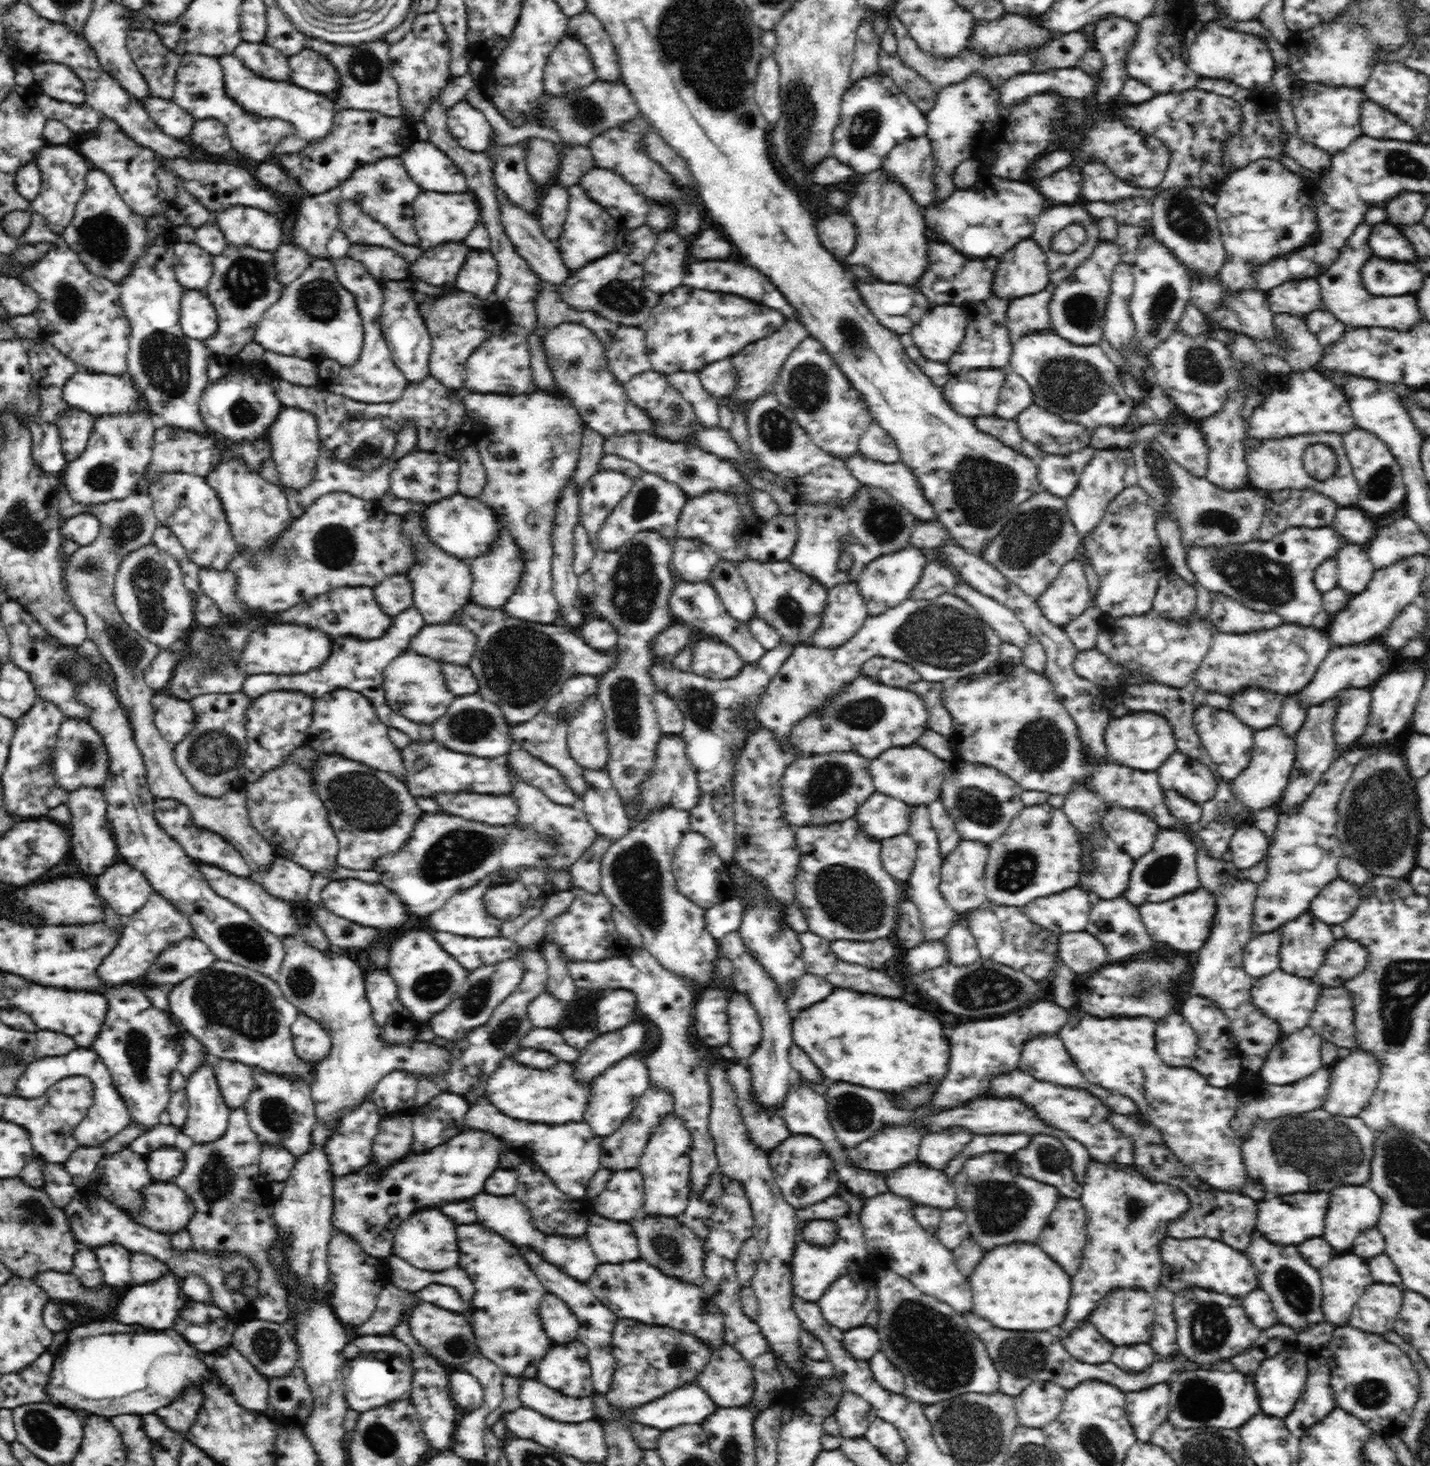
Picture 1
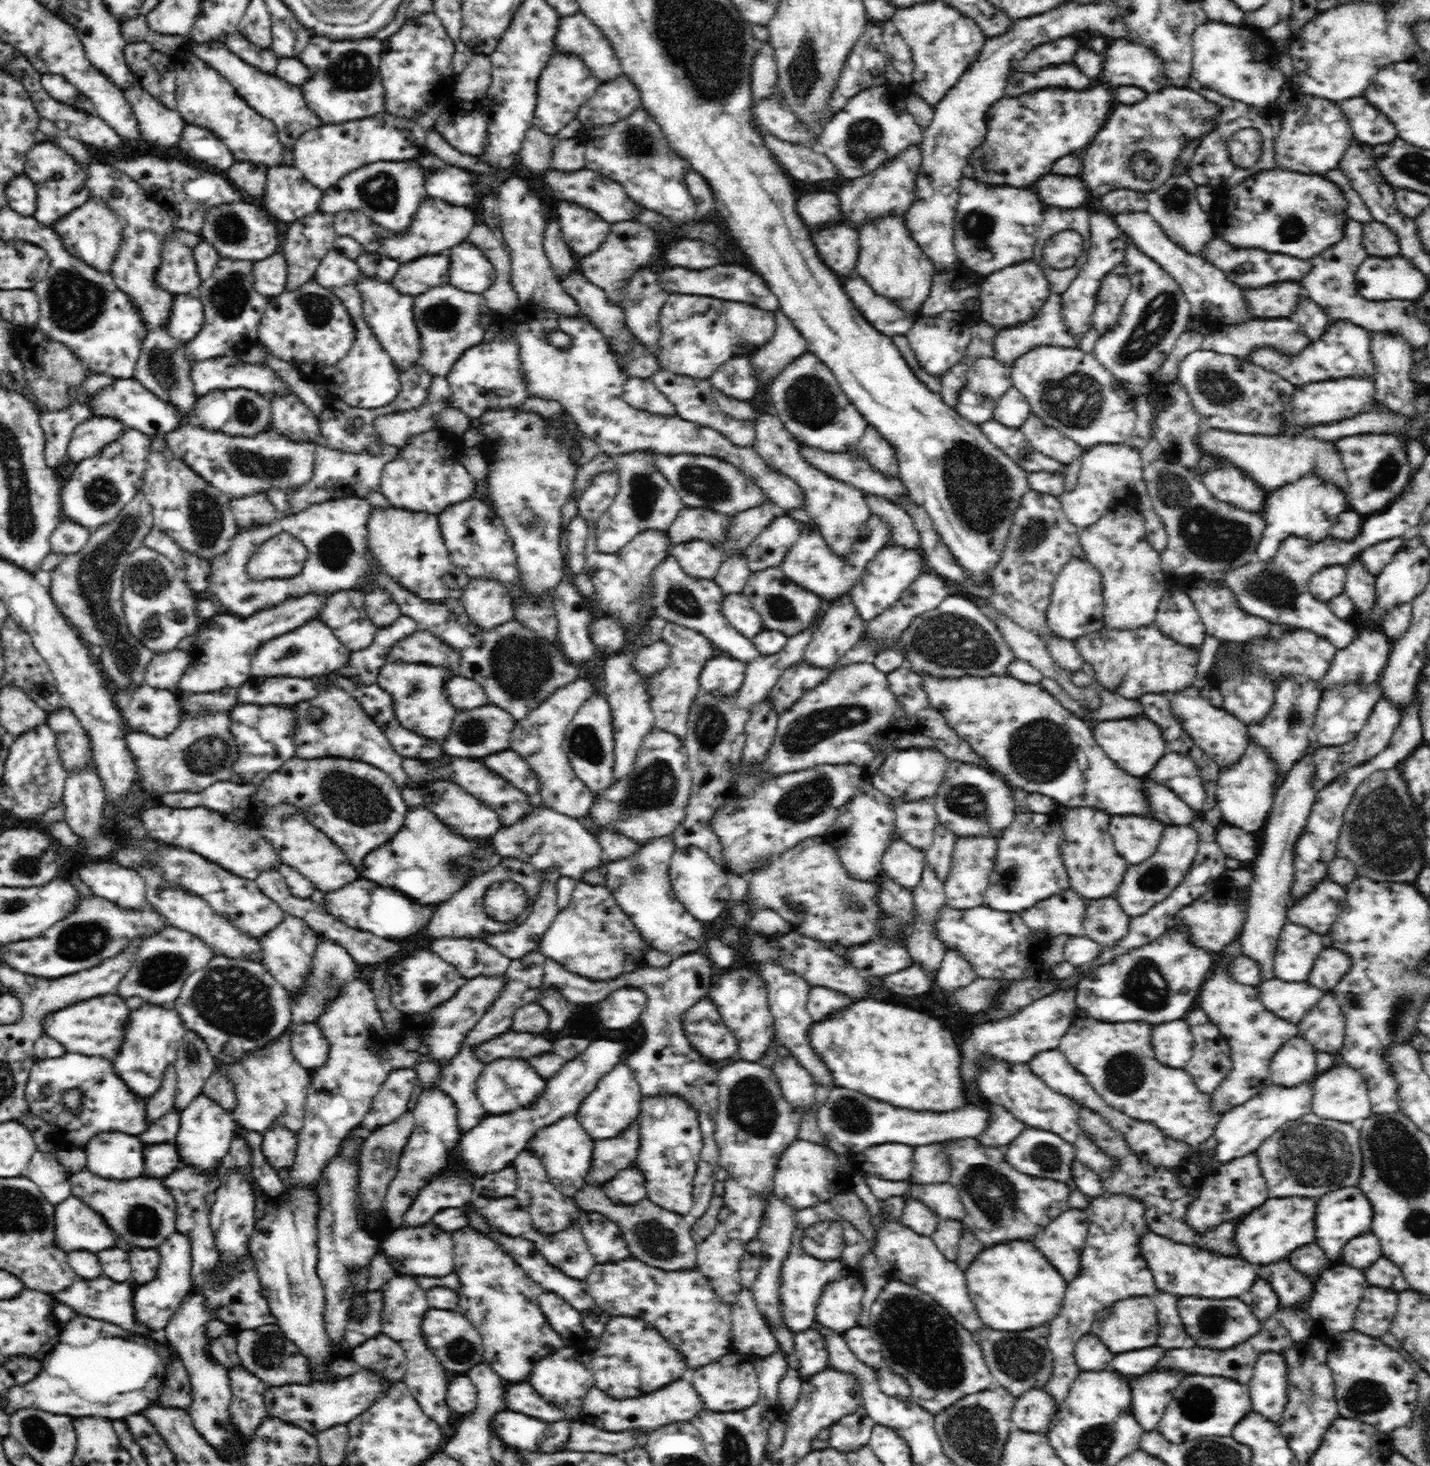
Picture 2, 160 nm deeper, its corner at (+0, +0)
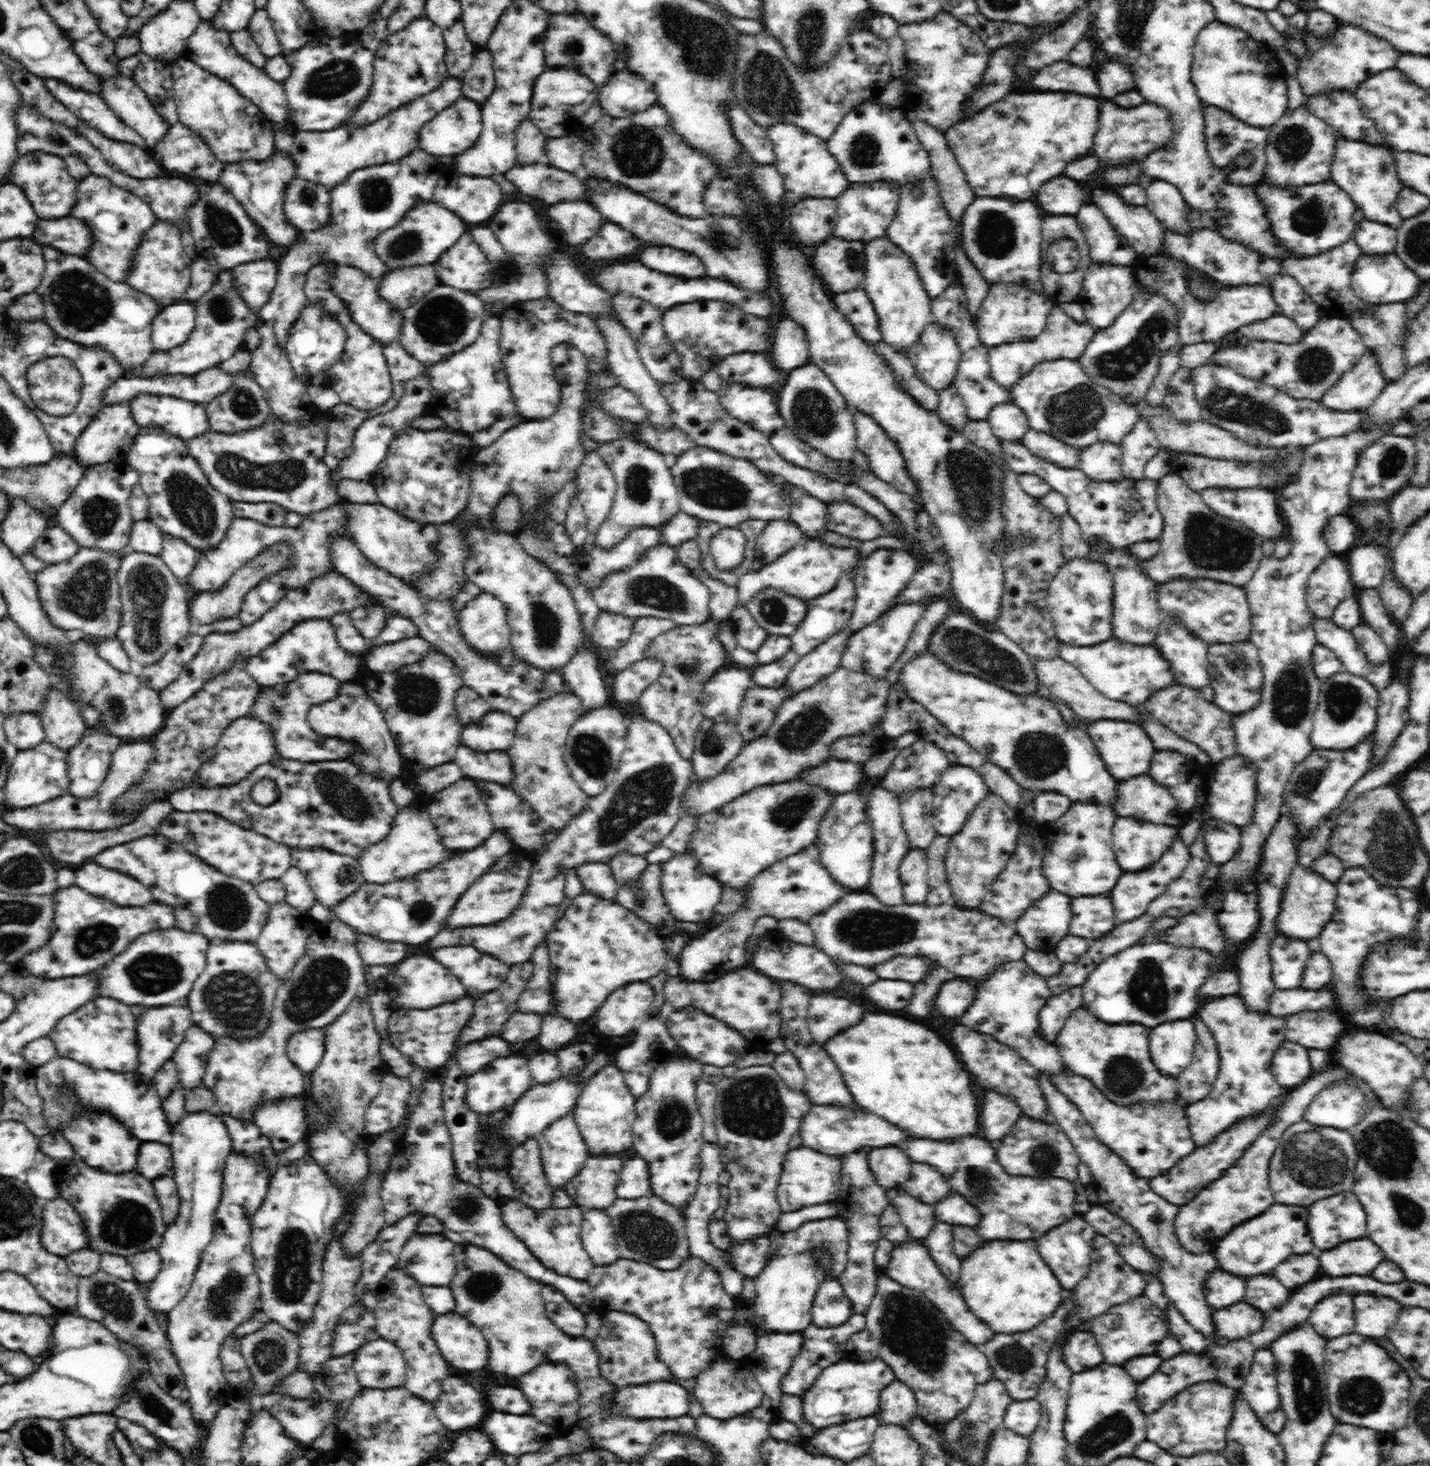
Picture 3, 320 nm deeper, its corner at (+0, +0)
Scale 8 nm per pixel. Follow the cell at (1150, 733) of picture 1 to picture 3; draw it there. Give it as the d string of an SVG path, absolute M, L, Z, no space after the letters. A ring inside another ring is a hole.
M1104 718L1086 724L1086 731L1088 734L1092 734L1092 742L1096 742L1094 744L1096 751L1098 751L1112 777L1123 781L1147 774L1152 756L1154 756L1157 748L1138 724Z

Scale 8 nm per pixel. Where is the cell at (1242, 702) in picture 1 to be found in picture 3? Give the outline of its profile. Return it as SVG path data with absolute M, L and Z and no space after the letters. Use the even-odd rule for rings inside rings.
M1250 642L1216 643L1208 648L1209 685L1214 689L1213 702L1229 714L1244 713L1260 705L1263 686L1262 664L1258 649Z

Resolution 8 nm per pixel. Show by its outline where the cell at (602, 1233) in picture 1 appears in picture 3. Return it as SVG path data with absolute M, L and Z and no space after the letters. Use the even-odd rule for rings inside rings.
M583 1211L581 1239L594 1266L608 1265L619 1259L615 1230L605 1211Z

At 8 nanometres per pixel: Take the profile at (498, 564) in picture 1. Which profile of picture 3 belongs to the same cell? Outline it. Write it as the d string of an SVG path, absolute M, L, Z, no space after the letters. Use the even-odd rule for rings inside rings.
M482 592L457 612L458 629L482 657L500 657L511 648L511 630L502 601Z

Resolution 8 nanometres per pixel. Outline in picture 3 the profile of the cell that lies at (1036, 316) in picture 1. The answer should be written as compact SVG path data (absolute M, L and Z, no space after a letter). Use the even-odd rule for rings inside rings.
M1058 303L1050 310L1045 329L1034 338L1026 338L1012 343L1002 343L1000 346L992 347L989 350L989 366L993 380L999 382L999 386L1007 392L1012 392L1012 388L1022 376L1034 370L1040 362L1052 362L1052 360L1080 359L1086 345L1094 338L1098 331L1089 322L1078 322L1064 310L1060 309Z

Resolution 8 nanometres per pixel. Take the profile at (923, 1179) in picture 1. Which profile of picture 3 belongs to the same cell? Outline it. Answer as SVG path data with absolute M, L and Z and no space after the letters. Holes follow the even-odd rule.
M950 1194L933 1206L938 1221L951 1225L976 1226L980 1222L980 1210L960 1194Z

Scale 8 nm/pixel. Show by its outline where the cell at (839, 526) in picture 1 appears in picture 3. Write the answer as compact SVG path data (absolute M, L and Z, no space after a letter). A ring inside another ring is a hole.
M804 537L795 547L778 557L772 564L759 565L740 576L737 582L736 605L745 607L754 596L765 589L778 589L792 597L810 601L830 592L844 572L859 566L863 555L851 549L838 549L818 539Z

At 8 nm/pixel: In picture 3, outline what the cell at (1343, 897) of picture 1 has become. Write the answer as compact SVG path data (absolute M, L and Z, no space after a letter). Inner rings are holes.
M1303 865L1294 866L1280 906L1280 913L1276 921L1276 931L1292 939L1304 939L1304 941L1317 938L1324 926L1332 921L1336 911L1336 886L1314 873Z

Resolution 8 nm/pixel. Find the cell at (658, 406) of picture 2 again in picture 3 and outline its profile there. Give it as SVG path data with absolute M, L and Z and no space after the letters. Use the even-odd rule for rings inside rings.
M615 386L603 390L601 404L612 417L628 419L631 422L642 422L643 418L647 418L647 410L640 405L639 398L623 387Z

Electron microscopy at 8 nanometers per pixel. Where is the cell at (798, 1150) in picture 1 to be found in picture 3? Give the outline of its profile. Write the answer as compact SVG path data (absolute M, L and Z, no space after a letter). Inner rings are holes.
M796 1147L784 1157L779 1185L778 1202L783 1213L794 1212L812 1205L840 1203L844 1194L838 1190L842 1170L841 1157L824 1154L812 1147Z

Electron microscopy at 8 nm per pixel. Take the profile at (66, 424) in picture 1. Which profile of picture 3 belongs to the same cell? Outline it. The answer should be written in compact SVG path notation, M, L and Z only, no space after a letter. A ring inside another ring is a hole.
M122 402L114 405L106 405L90 424L80 434L73 448L72 457L80 464L107 463L112 459L122 458L130 450L134 438L138 435L140 428L131 414L129 402Z

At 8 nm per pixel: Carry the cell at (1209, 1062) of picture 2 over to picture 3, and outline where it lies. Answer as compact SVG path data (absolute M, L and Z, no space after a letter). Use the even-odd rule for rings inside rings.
M1192 1018L1196 1033L1196 1046L1192 1064L1176 1078L1176 1093L1188 1105L1198 1102L1212 1090L1219 1070L1218 1049L1210 1029L1200 1018Z

